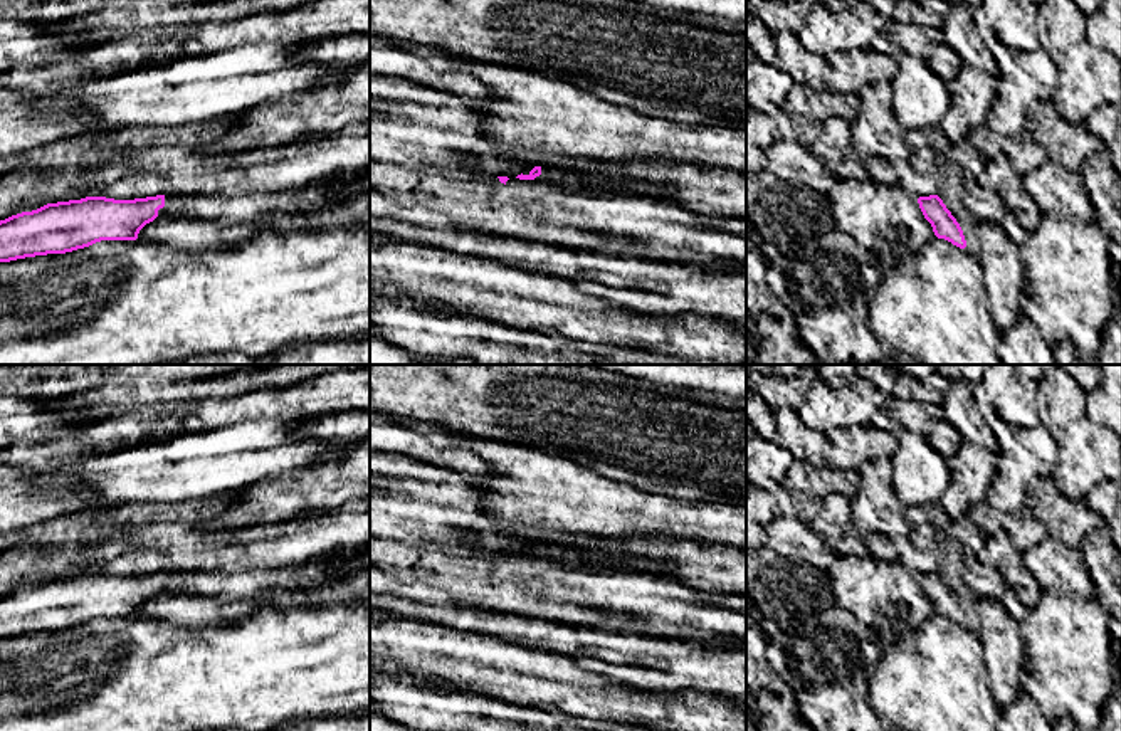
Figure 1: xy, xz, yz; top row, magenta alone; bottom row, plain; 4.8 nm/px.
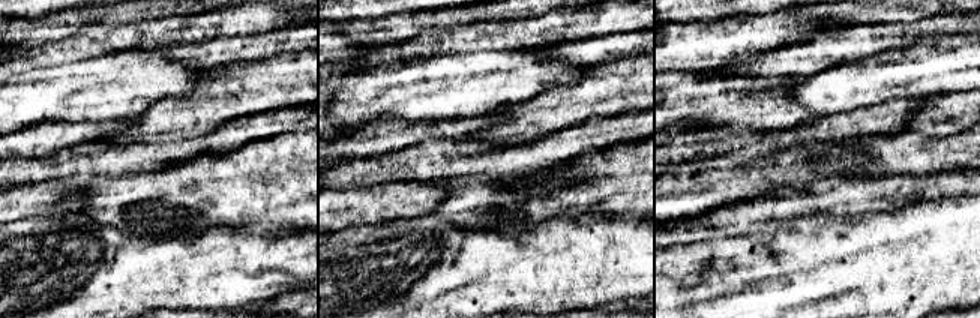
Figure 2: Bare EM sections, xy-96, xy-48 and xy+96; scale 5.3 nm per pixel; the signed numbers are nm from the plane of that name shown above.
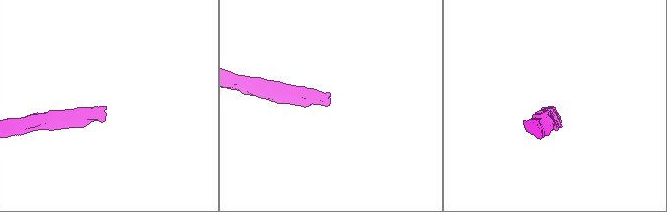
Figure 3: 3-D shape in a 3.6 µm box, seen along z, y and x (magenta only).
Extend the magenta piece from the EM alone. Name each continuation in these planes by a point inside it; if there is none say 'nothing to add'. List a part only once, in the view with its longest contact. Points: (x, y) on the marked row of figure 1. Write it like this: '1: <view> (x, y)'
1: xy (256, 207)

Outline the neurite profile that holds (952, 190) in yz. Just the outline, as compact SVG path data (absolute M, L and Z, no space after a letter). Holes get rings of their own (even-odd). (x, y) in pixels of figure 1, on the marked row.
M934 155L934 165L939 171L938 197L943 200L946 208L960 224L965 218L971 218L970 212L963 203L965 185L961 181L963 168L958 160L948 160L945 155Z

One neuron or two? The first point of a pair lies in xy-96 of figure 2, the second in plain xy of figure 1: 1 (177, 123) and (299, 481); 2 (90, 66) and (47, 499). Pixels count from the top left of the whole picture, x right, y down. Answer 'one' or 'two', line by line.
1: one
2: two

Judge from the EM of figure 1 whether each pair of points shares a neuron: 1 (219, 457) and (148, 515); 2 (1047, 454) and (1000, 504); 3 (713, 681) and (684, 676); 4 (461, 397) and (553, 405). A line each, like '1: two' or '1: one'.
1: two
2: one
3: one
4: one

